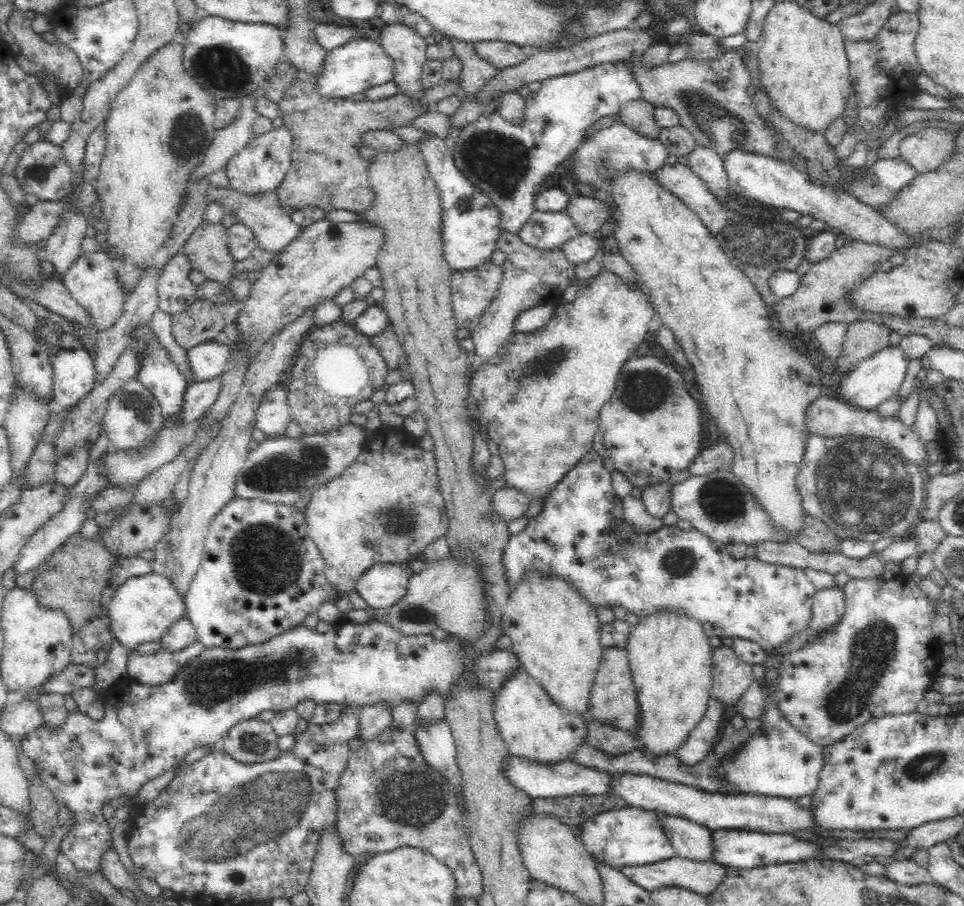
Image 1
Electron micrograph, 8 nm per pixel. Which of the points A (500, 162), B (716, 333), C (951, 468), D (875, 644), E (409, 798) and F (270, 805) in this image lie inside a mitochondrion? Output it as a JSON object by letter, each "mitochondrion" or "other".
{"A":"mitochondrion","B":"other","C":"other","D":"mitochondrion","E":"mitochondrion","F":"mitochondrion"}

